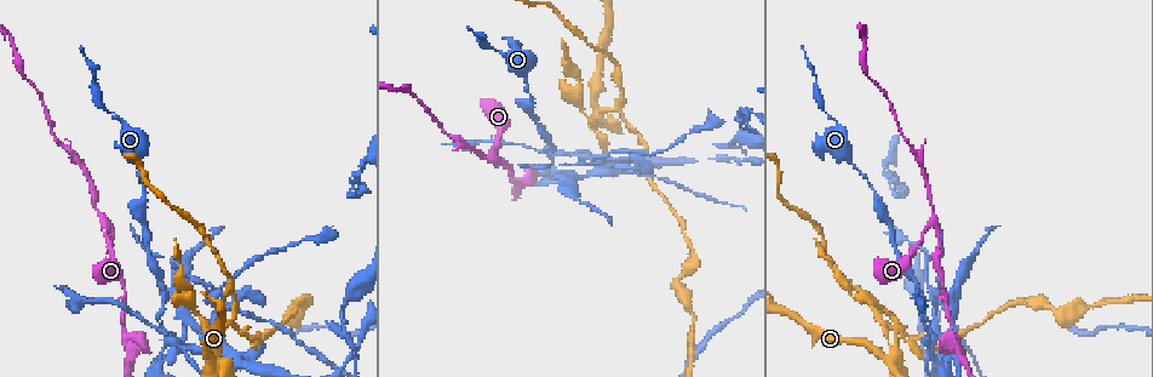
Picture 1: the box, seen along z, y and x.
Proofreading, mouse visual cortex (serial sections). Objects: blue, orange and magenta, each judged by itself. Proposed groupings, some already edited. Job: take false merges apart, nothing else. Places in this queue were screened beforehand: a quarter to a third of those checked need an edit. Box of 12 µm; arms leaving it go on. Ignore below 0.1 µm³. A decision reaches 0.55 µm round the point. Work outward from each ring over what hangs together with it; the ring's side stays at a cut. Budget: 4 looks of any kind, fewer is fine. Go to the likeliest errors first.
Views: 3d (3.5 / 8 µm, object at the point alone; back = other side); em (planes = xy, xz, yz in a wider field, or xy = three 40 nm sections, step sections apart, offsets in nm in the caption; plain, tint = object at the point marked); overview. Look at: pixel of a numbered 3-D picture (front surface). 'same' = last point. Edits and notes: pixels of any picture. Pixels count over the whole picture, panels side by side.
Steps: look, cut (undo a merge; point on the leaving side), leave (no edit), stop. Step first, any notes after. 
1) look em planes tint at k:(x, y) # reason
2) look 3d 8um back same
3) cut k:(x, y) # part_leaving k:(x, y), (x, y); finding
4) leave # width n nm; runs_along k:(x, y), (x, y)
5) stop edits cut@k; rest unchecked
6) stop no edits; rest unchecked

look 3d 8um at 1:(493, 158) # side arm on a straight run

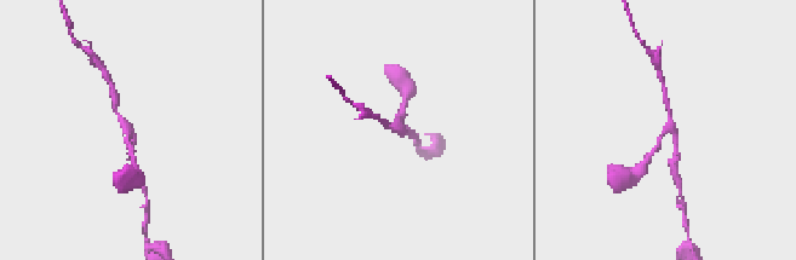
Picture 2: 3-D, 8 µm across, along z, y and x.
look em xy step 2 tint at 2:(125, 129) # now the EM

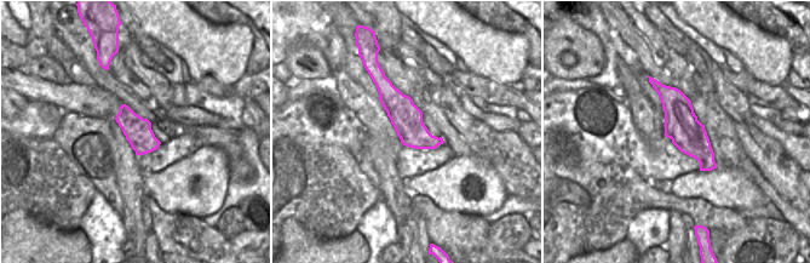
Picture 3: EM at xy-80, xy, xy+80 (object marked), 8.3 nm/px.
leave # runs_along 3:(655, 84), (711, 166); continuous, no second cell

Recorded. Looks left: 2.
look 3d 3.5um back at 1:(211, 357) # four or more arms meet

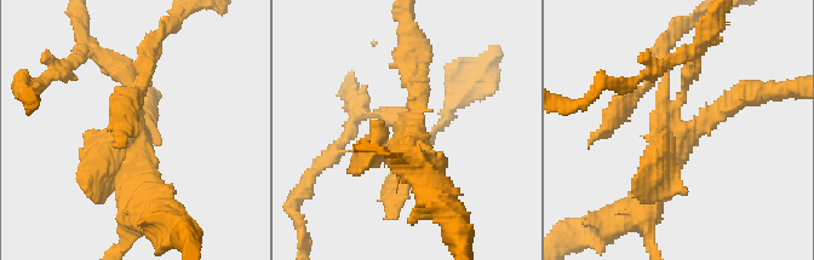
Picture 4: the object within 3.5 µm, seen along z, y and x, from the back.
look em xy step 1 tint at 4:(677, 131) # shape alone is not enough

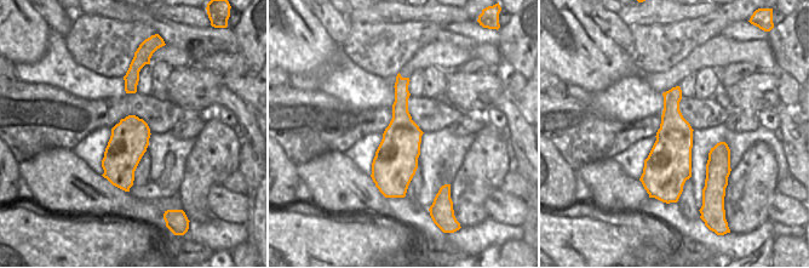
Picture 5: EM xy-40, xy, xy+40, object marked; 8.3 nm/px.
cut 4:(96, 155) # border 5:(666, 125), (657, 198); a second cell is stuck on

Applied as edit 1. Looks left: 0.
stop edits cut@4; rest unchecked

